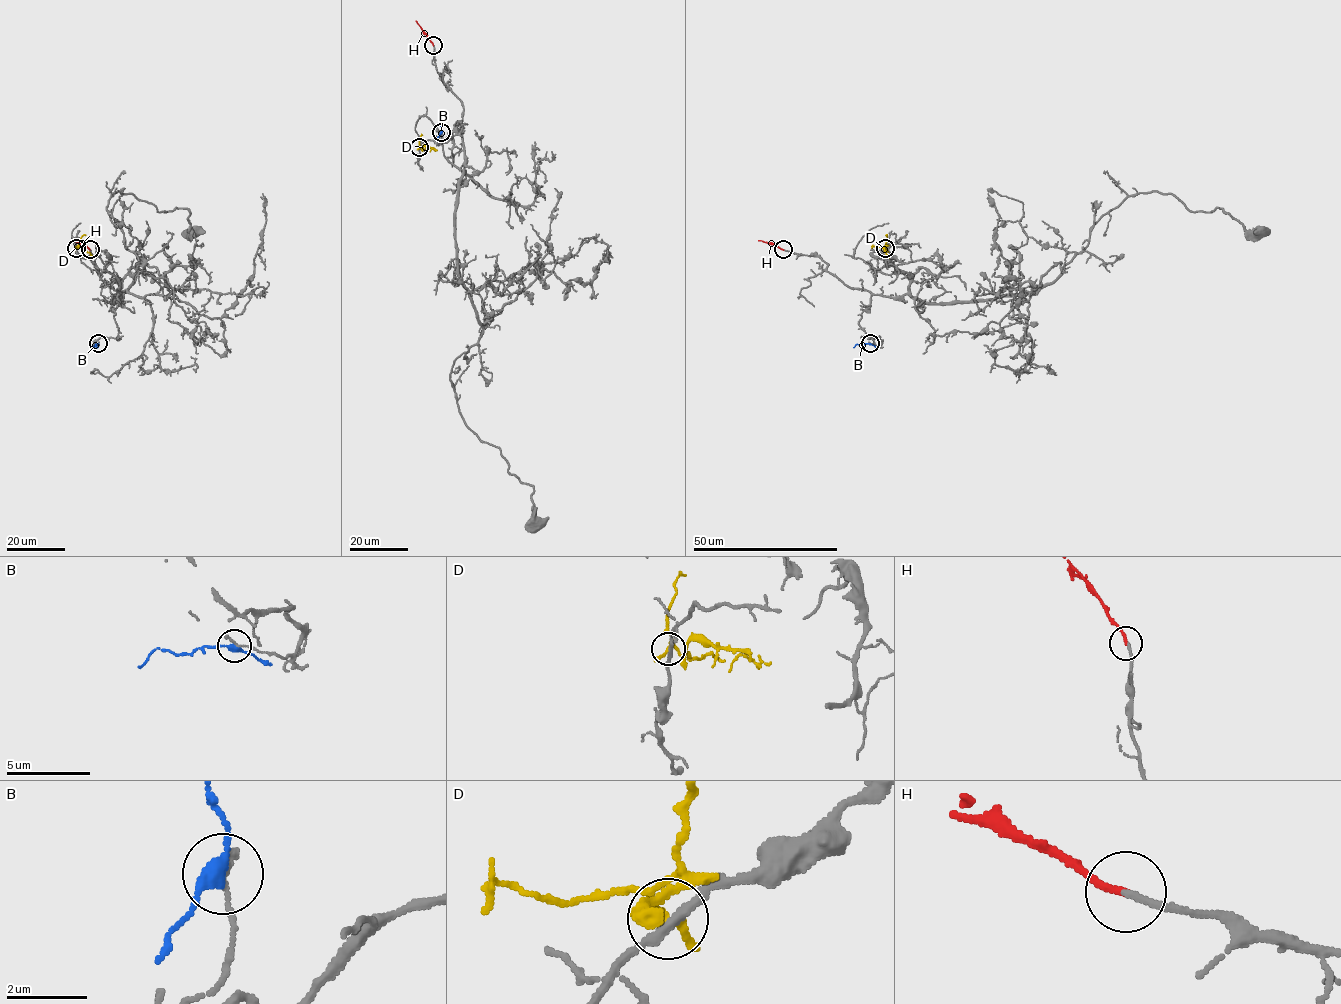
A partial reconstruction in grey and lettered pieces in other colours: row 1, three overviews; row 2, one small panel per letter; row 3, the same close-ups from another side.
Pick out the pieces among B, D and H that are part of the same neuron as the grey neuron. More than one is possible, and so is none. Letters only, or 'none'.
H

